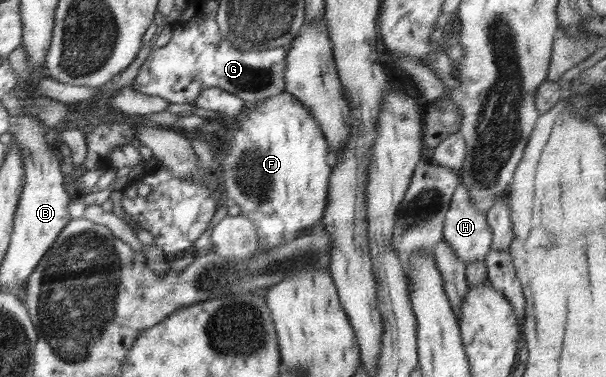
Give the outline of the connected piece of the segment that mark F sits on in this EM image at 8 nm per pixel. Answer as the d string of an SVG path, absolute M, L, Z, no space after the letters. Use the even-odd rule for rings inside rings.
M287 91L274 97L267 97L255 107L247 108L233 127L233 133L223 152L223 188L232 204L241 208L241 215L247 216L255 225L258 234L259 251L268 251L278 244L287 243L307 234L315 224L322 222L329 175L332 167L327 163L329 145L323 129L309 113L309 107Z

